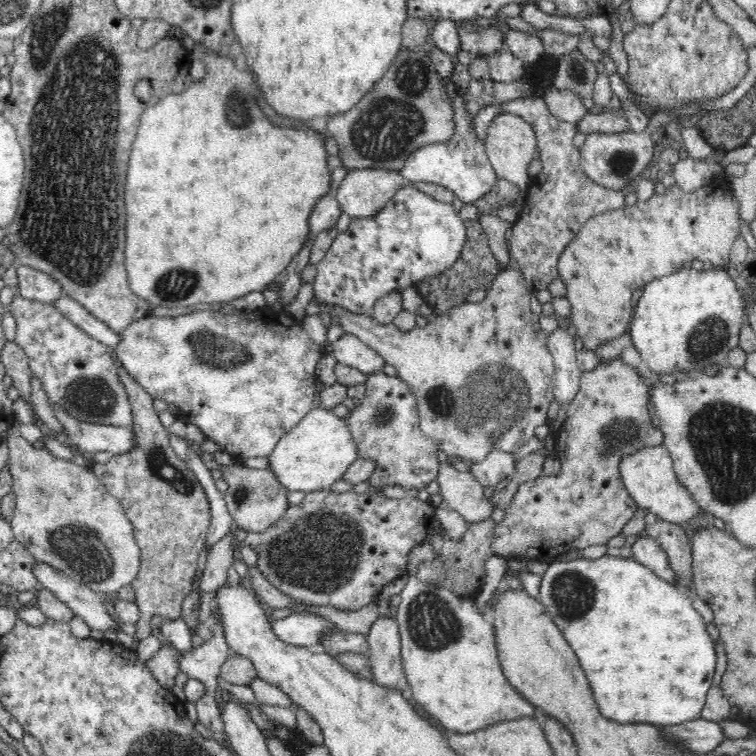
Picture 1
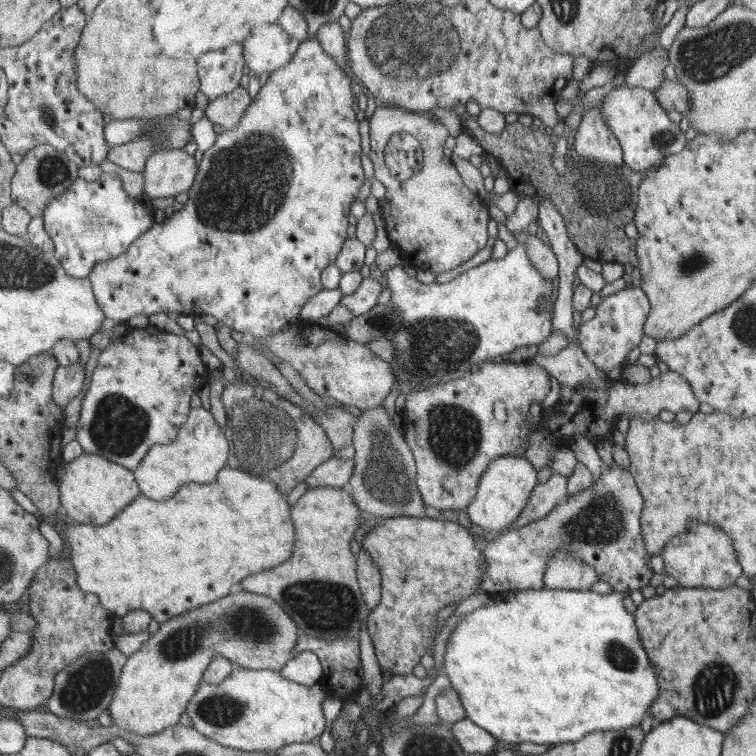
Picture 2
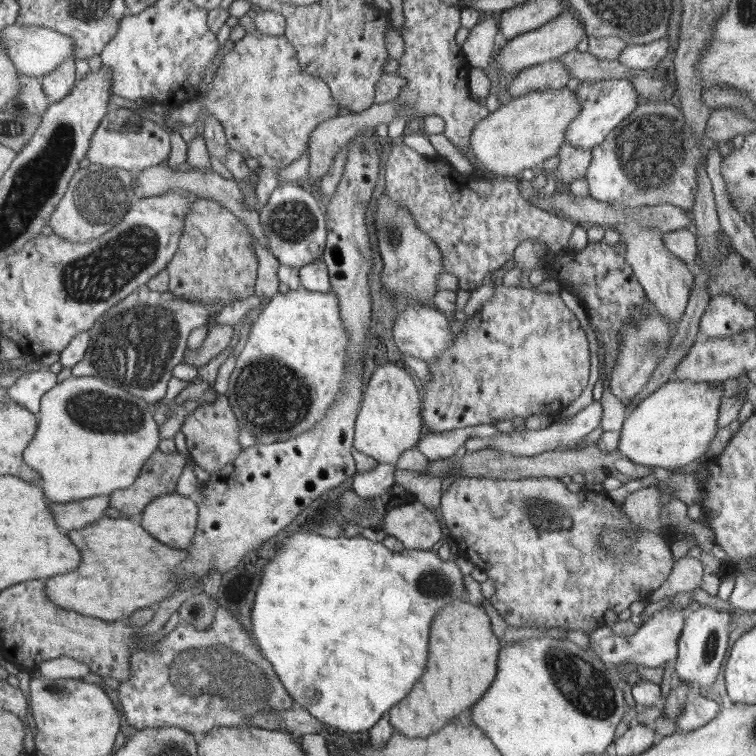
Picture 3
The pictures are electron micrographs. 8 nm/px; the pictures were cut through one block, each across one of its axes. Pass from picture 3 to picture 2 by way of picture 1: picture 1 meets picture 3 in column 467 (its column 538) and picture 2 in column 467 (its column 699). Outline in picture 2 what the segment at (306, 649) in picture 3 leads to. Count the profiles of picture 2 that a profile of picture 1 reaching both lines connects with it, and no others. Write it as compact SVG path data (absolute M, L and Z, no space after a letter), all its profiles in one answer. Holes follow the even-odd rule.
M524 589L521 591L508 591L494 595L492 601L485 606L462 616L456 628L452 630L450 638L445 642L444 673L450 678L451 687L456 690L464 710L466 719L475 721L480 728L485 728L496 740L504 740L508 743L534 742L534 744L576 743L588 734L596 731L622 731L624 729L640 725L640 720L646 716L648 706L659 696L659 673L655 672L655 666L651 664L647 650L642 645L639 634L639 626L635 620L635 614L628 612L623 604L625 594L613 592L611 594L599 594L593 591L580 591L576 589Z

